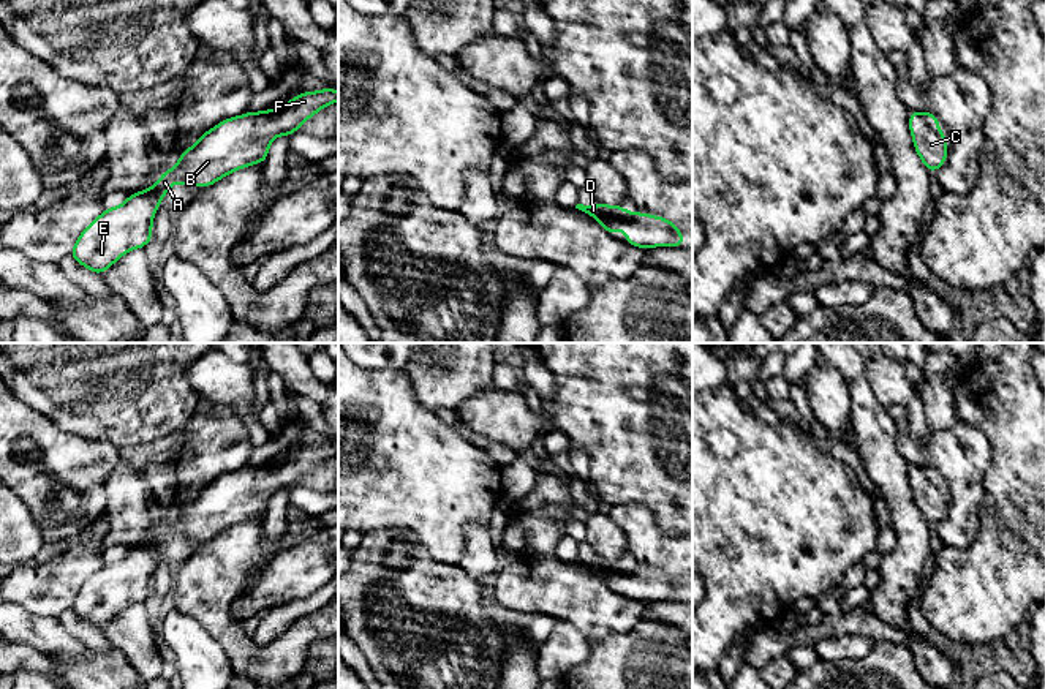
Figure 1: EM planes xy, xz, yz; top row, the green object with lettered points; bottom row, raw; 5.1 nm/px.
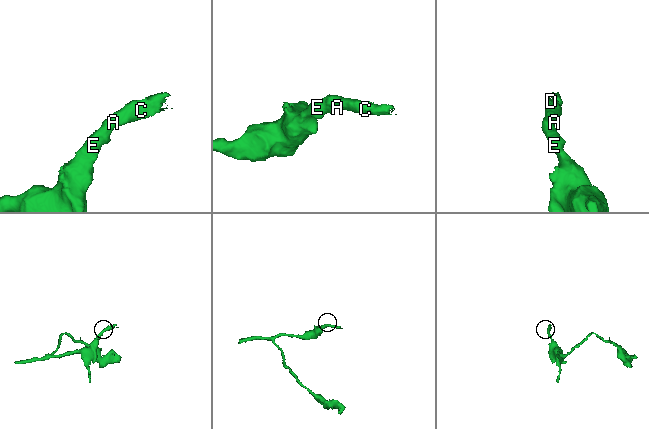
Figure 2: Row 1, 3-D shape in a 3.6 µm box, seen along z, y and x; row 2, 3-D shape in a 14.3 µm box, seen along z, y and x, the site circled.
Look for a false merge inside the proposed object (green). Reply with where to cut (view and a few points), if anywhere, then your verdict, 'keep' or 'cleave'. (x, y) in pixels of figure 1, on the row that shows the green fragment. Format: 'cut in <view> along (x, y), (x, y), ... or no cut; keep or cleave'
no cut; keep

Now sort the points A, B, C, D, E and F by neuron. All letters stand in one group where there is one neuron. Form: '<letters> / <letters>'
A B C D E F

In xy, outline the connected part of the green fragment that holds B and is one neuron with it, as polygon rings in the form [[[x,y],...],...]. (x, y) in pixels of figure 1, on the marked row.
[[[326,87],[321,92],[302,92],[280,109],[223,120],[180,153],[179,163],[158,175],[157,185],[128,194],[122,205],[106,209],[95,218],[79,234],[70,256],[101,277],[125,253],[153,240],[153,215],[172,183],[210,186],[240,168],[264,164],[275,136],[289,137],[304,120],[335,101],[338,92]]]

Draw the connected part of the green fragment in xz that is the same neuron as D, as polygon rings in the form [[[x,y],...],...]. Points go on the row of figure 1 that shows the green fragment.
[[[577,204],[575,209],[596,218],[610,235],[624,228],[628,231],[624,242],[629,245],[643,250],[650,247],[685,247],[683,232],[662,216],[647,215],[643,212],[632,215],[621,205],[604,204]]]

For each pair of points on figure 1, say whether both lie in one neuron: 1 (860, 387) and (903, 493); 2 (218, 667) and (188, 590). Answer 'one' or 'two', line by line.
1: one
2: two

